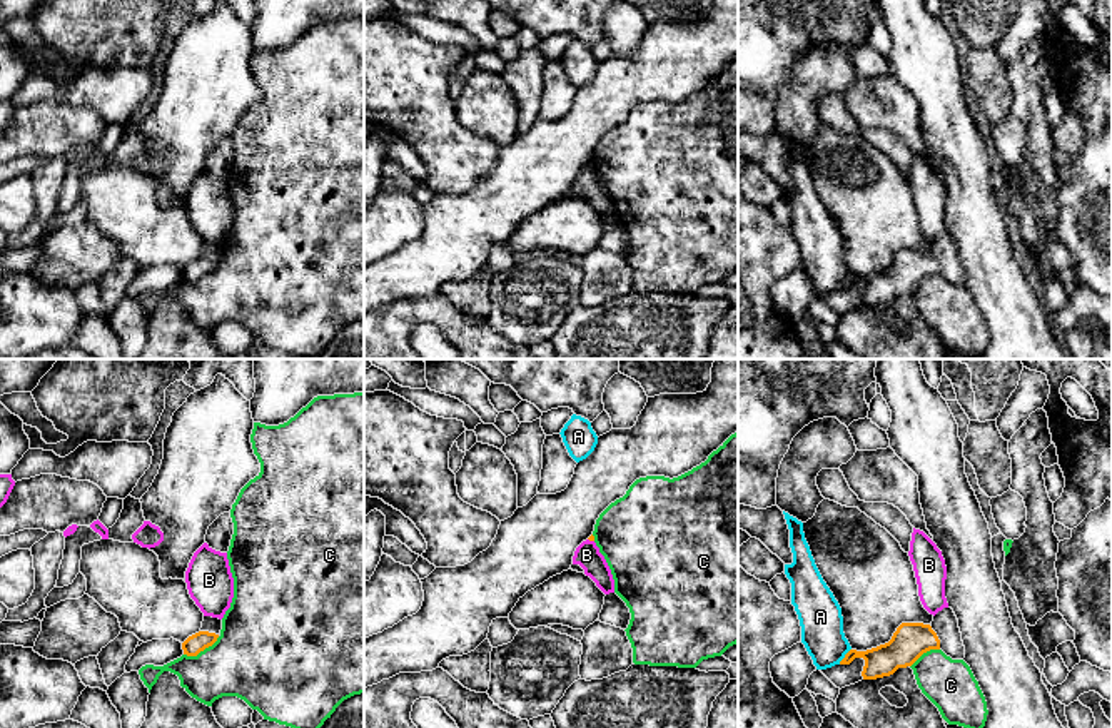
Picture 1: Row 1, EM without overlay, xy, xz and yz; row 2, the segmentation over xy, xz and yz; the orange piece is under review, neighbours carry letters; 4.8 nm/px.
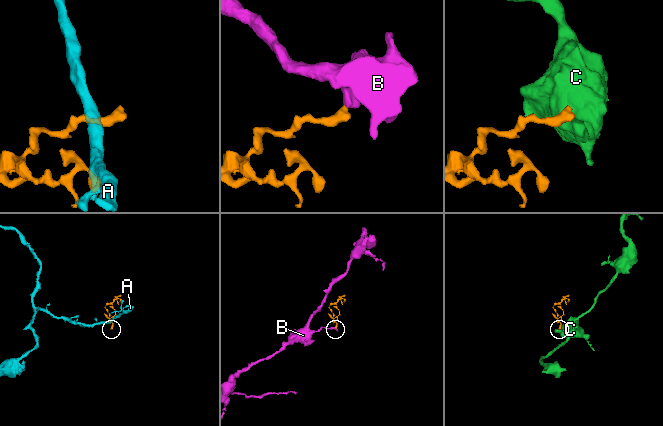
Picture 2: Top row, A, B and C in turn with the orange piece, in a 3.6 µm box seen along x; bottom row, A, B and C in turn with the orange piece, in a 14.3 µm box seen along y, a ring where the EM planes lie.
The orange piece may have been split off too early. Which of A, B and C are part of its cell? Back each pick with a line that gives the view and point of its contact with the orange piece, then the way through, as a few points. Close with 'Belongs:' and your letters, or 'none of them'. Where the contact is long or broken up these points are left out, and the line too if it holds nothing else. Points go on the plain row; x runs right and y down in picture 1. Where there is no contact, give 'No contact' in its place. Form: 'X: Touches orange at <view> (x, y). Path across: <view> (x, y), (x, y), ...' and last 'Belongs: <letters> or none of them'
Belongs: none of them

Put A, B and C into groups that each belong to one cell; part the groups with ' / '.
A / B / C

